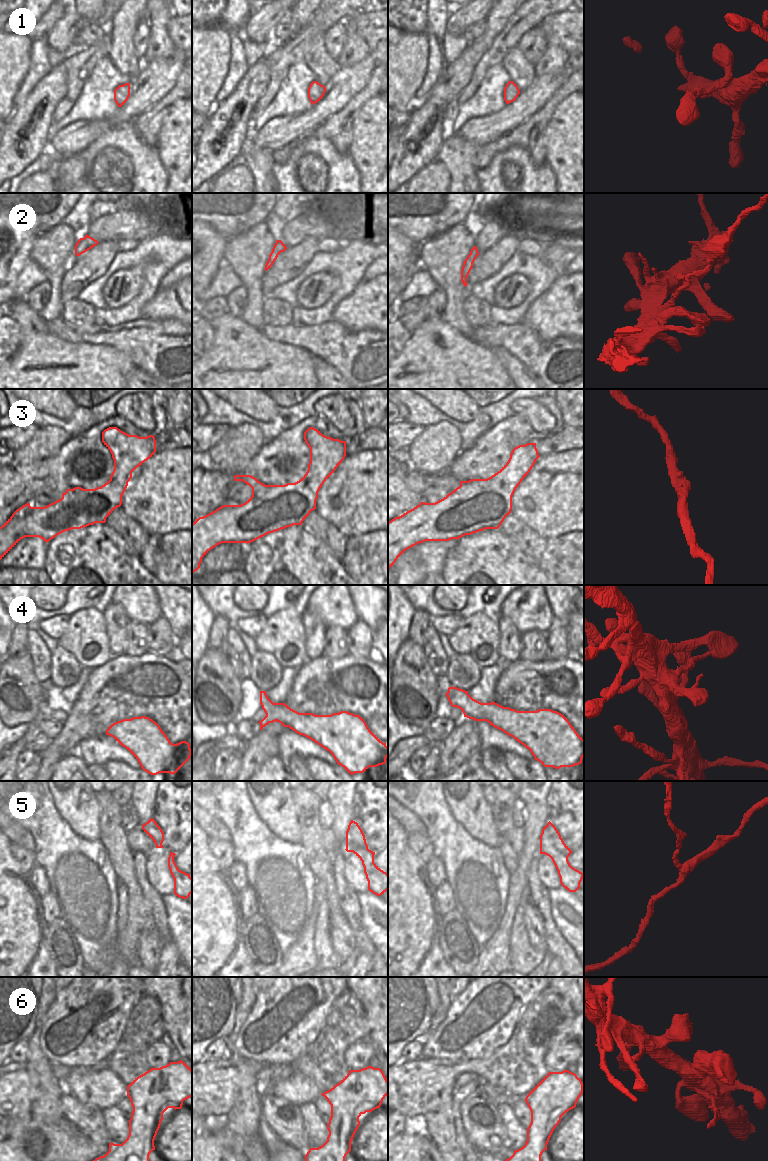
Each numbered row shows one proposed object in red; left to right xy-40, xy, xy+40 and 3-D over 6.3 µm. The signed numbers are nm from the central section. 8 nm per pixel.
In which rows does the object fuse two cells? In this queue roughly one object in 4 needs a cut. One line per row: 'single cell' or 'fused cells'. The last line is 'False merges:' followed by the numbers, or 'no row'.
1: single cell
2: fused cells
3: single cell
4: single cell
5: fused cells
6: single cell
False merges: 2, 5

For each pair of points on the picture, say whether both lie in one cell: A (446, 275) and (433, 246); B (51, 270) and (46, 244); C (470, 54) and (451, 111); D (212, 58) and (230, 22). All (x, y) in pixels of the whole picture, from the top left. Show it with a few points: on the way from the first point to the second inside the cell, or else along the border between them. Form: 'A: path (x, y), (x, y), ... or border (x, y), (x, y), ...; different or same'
A: path (445, 268), (444, 260), (438, 253); same
B: path (51, 264), (50, 250); same
C: border (455, 98), (448, 104), (443, 118); different
D: border (221, 26), (232, 33); different

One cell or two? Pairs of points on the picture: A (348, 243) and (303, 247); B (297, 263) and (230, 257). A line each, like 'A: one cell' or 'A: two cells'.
A: two cells
B: two cells

